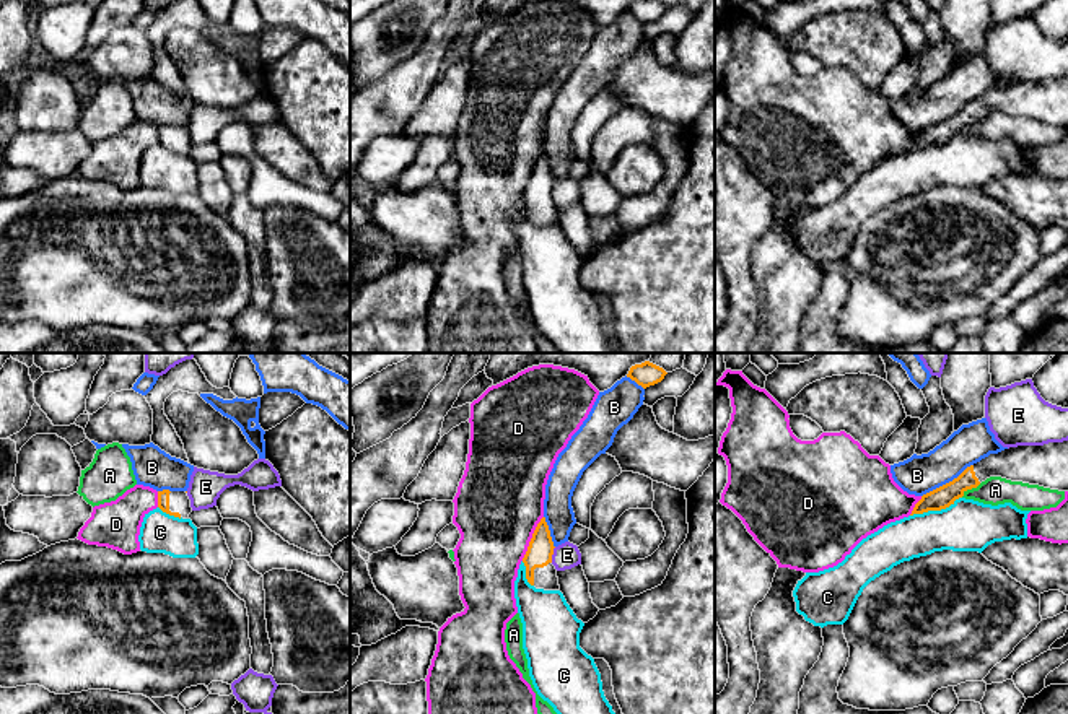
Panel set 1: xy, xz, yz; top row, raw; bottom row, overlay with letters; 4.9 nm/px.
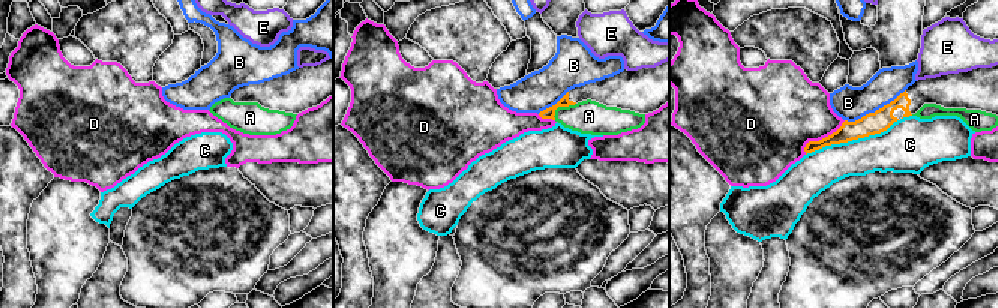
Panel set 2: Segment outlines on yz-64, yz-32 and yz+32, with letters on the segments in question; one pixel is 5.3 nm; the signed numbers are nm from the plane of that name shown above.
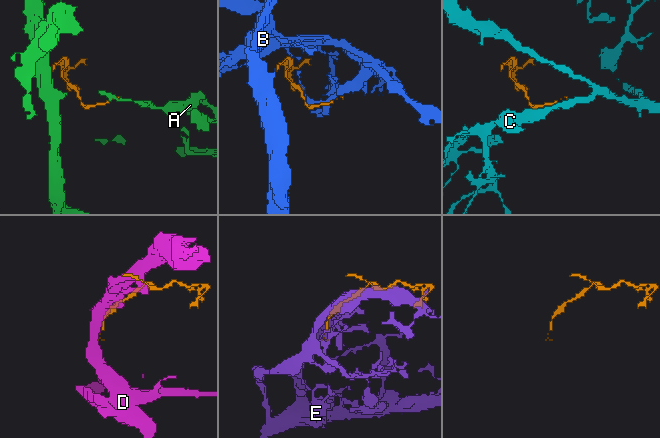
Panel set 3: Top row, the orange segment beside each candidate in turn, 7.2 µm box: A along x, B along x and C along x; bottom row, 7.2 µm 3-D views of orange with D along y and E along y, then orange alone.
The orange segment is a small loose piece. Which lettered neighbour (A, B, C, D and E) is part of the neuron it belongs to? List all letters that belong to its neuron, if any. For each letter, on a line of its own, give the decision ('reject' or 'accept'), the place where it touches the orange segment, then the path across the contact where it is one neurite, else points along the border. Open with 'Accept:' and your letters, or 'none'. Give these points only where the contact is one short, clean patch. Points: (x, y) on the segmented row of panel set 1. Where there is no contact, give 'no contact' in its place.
Accept: none
A: reject | yz (971, 488) | along yz (980, 483), (961, 496)
B: reject | yz (946, 483)
C: reject | yz (935, 509)
D: reject | xz (531, 539)
E: reject | xz (552, 553)

